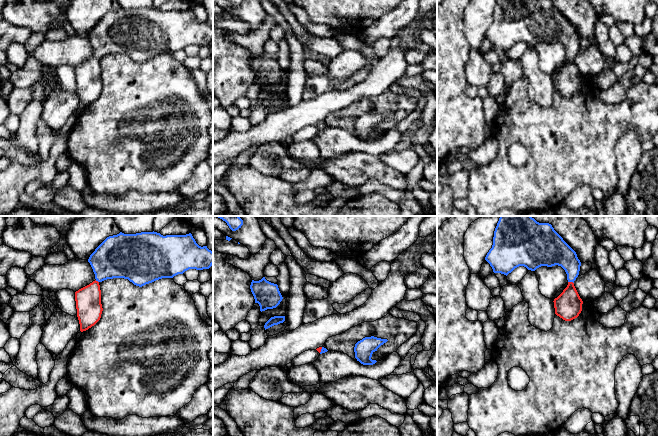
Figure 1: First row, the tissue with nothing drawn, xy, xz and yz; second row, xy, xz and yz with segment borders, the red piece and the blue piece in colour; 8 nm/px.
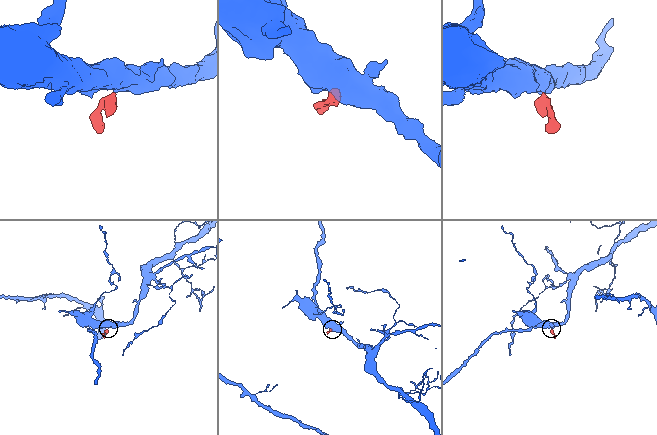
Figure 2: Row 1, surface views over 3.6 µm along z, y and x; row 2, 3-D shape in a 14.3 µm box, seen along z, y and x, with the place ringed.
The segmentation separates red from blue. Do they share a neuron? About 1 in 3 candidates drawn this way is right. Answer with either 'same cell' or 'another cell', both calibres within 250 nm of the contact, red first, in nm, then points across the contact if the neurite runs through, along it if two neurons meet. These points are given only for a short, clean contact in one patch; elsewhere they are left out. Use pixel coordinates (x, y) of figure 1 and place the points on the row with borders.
same cell | 220/190 nm | across yz (568, 305), (571, 282), (571, 264), (560, 253)

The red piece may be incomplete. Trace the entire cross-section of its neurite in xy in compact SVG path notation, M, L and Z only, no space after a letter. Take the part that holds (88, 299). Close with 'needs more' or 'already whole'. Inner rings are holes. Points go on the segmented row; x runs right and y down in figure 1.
M141 232L107 237L90 255L95 281L75 292L80 331L86 331L101 318L99 283L113 278L128 279L142 287L162 278L173 278L189 269L209 269L213 252L199 246L192 234L166 235Z; needs more

